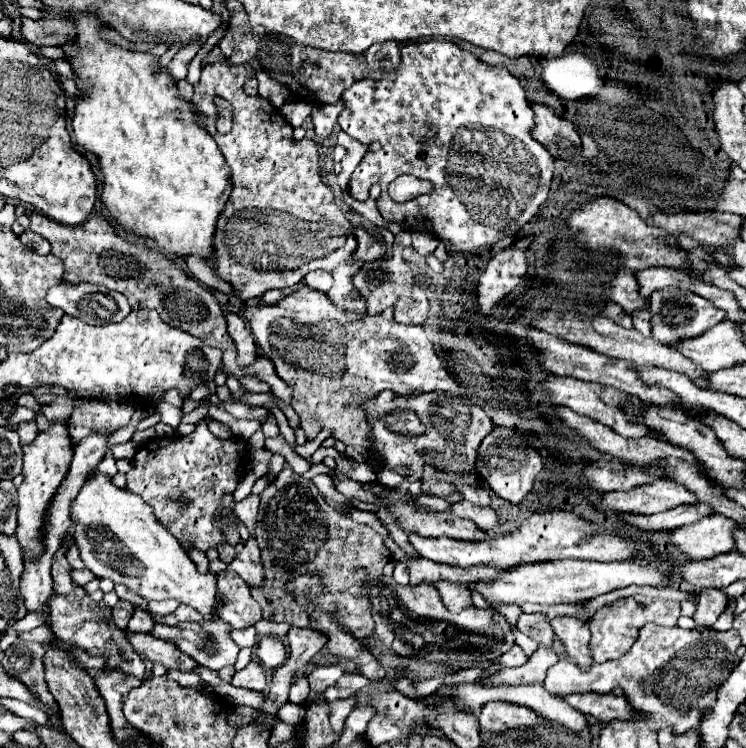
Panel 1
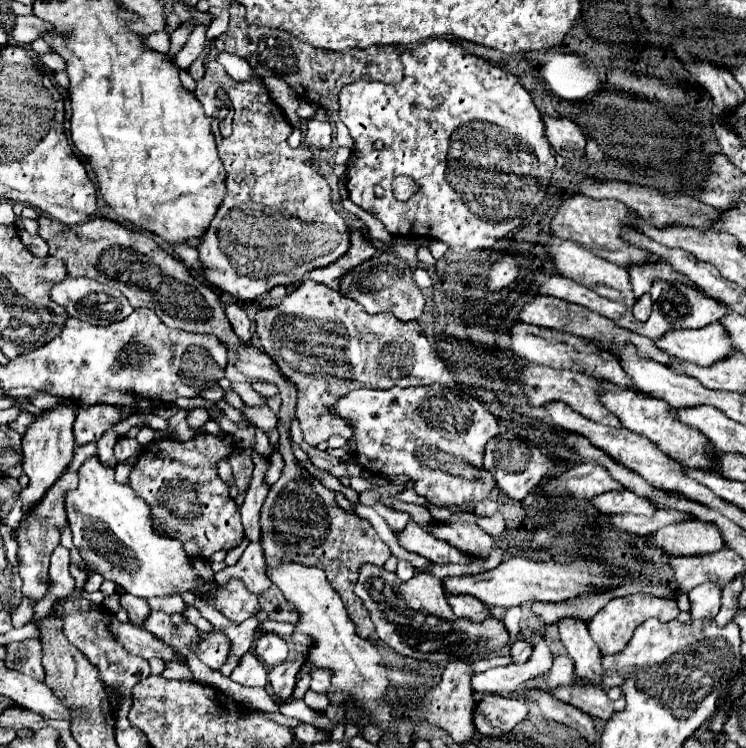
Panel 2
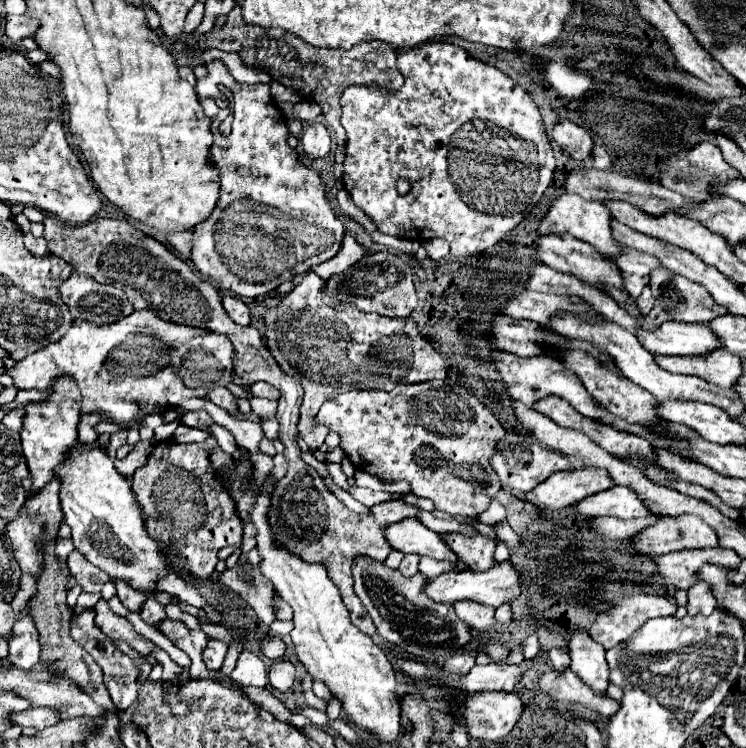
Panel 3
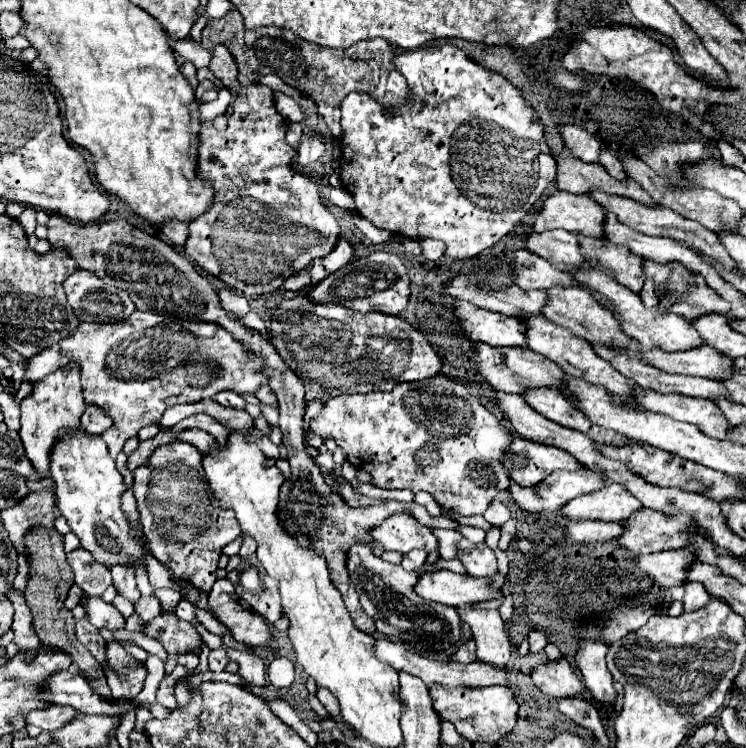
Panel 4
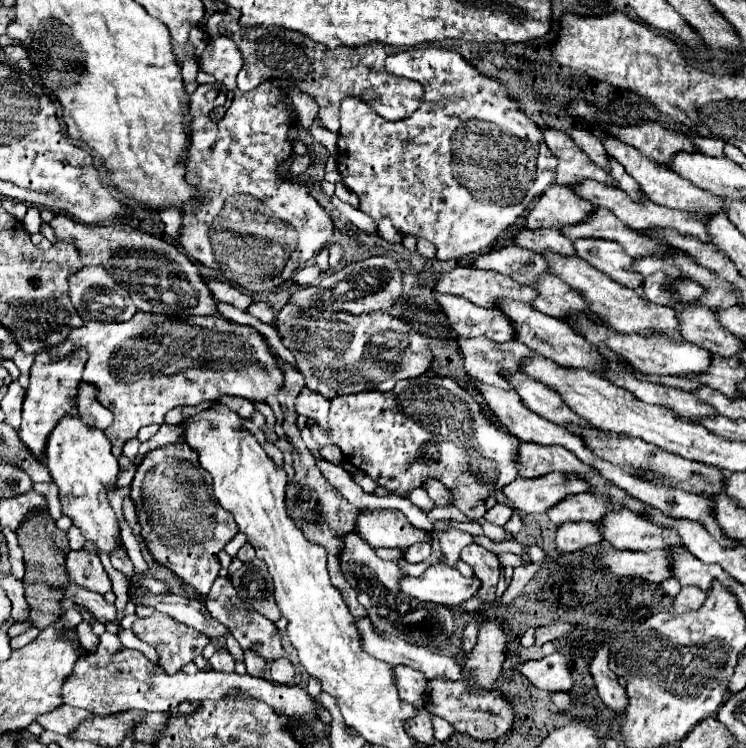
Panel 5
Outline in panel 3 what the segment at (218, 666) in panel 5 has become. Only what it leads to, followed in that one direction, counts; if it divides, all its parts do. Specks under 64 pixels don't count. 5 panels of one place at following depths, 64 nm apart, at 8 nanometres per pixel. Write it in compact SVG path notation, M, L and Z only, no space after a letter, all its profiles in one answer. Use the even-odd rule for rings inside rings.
M210 640L208 642L208 646L204 650L204 664L208 666L208 670L218 672L222 668L226 650L228 650L228 646L224 642L218 642L218 640Z

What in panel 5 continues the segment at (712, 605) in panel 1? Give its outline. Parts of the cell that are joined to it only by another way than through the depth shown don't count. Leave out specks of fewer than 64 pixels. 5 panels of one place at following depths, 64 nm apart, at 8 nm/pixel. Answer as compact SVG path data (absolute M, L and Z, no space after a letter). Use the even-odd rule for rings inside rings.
M686 586L680 590L680 594L674 598L674 614L684 614L686 610L692 610L692 608L700 608L706 600L706 594L696 588L696 586Z

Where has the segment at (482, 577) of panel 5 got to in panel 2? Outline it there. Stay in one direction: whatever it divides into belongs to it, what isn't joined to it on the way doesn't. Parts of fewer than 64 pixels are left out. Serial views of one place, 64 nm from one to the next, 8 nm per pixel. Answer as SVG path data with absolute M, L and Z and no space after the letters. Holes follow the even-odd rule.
M442 522L436 528L430 528L430 534L440 540L448 540L448 544L456 544L460 552L468 552L468 556L476 556L476 560L486 560L496 546L496 540L480 526L462 522Z

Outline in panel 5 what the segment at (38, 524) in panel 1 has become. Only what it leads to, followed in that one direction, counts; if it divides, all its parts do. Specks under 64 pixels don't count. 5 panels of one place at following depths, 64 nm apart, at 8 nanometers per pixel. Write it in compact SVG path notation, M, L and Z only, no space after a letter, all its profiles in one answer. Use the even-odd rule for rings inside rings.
M44 348L44 352L36 352L34 364L30 368L30 386L26 390L26 398L22 406L22 428L18 432L20 440L28 446L28 450L36 458L42 458L48 434L64 416L64 412L68 412L74 406L72 400L78 396L78 382L82 380L82 370L88 360L88 352L84 350L72 352L72 356L64 356L64 360L52 360L48 352L52 352L52 348Z

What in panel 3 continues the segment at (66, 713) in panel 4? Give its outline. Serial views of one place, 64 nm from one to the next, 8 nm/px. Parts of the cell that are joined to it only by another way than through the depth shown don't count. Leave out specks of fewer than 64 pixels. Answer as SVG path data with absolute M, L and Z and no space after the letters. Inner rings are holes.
M30 708L24 712L12 714L10 718L18 726L34 726L36 730L44 730L62 720L60 710L54 710L54 708Z

